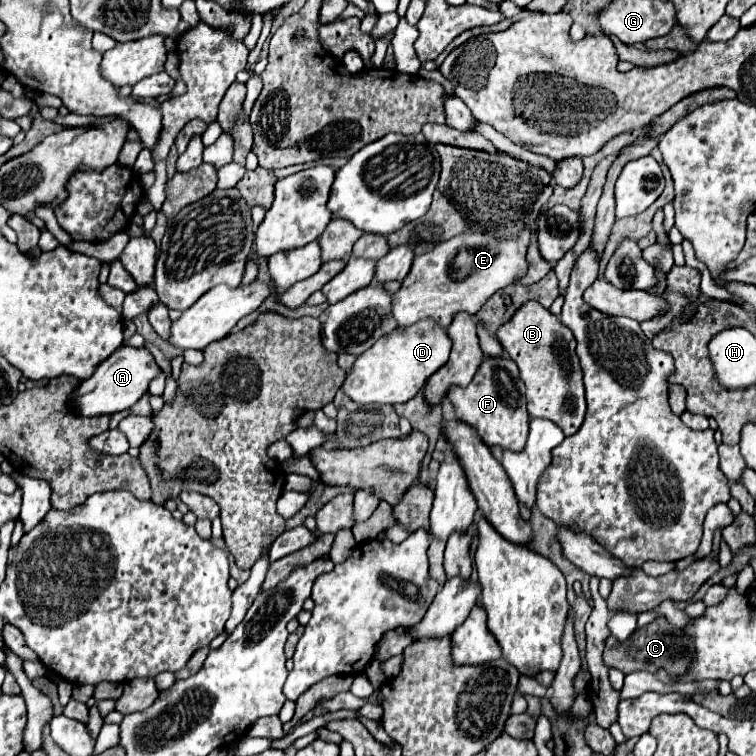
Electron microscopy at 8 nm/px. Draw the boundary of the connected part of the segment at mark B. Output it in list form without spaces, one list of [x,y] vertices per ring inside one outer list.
[[[528,301],[508,323],[498,329],[498,341],[502,343],[504,353],[516,361],[520,369],[520,379],[526,385],[530,417],[544,417],[554,421],[564,431],[564,435],[576,433],[584,421],[586,401],[572,331],[564,327],[560,319],[548,309],[536,301]]]

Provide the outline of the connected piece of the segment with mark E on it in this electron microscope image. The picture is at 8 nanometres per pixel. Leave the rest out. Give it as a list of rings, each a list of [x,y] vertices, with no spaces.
[[[524,229],[516,237],[494,237],[490,233],[460,233],[432,251],[414,257],[408,277],[402,281],[400,291],[394,295],[394,319],[406,327],[420,319],[432,317],[442,327],[448,327],[456,313],[464,311],[476,315],[482,305],[500,289],[518,283],[524,277],[528,263],[526,251],[532,231]]]

